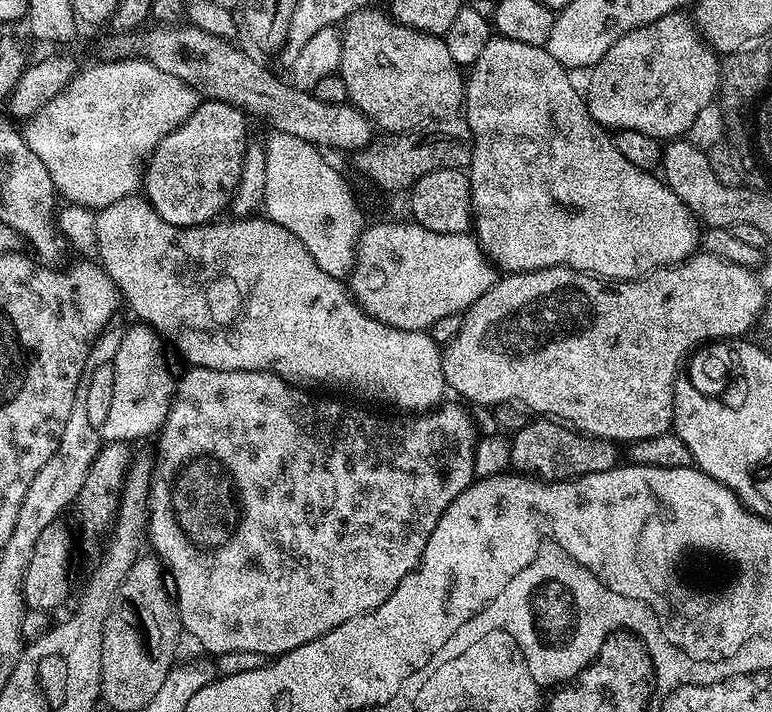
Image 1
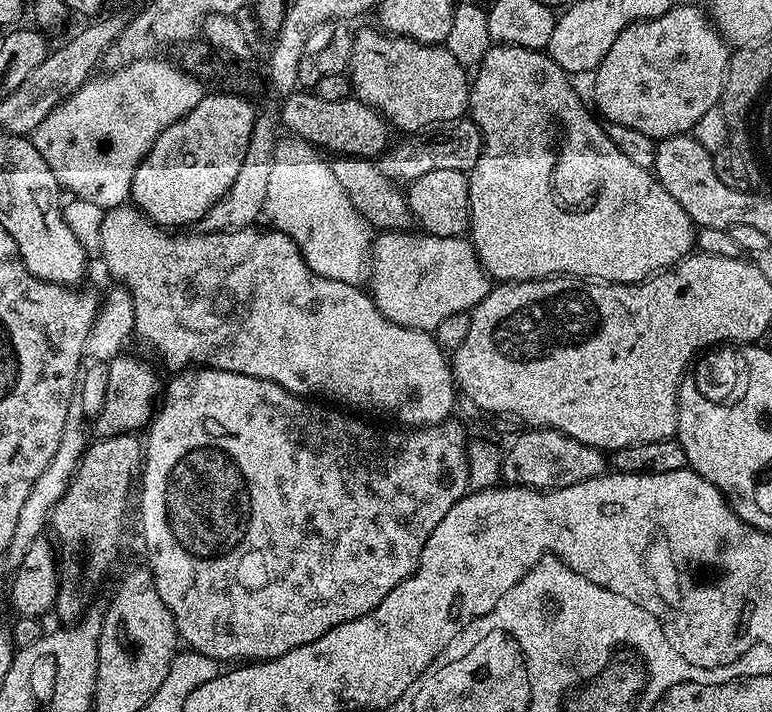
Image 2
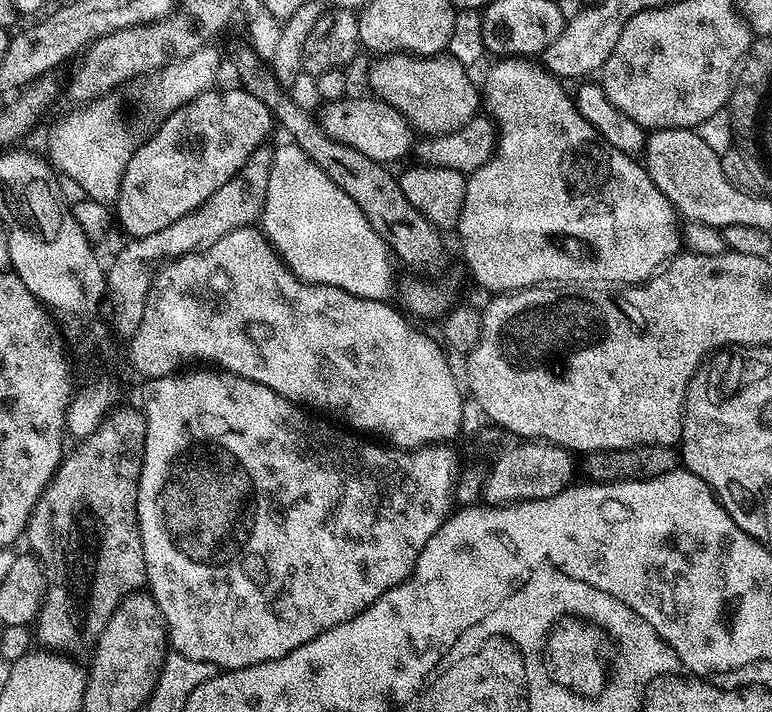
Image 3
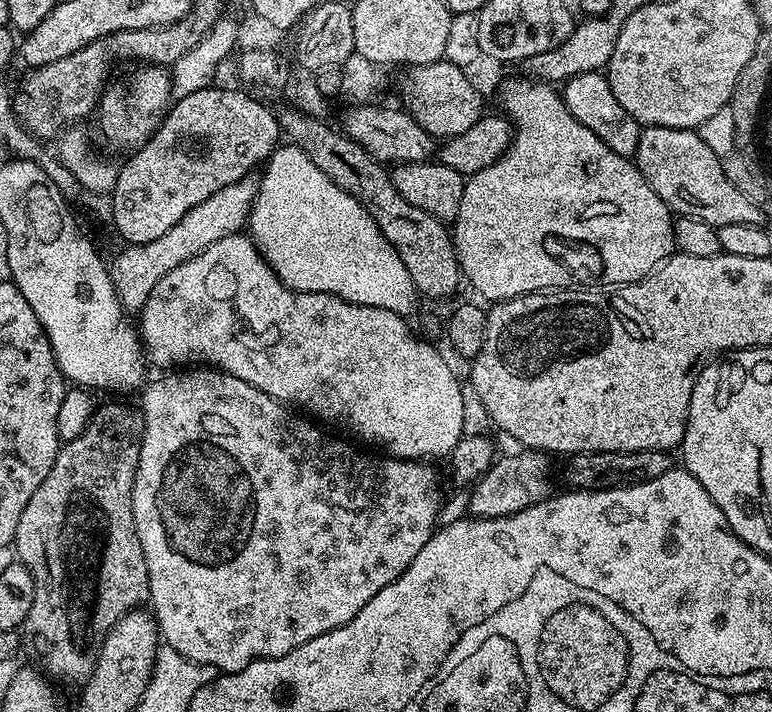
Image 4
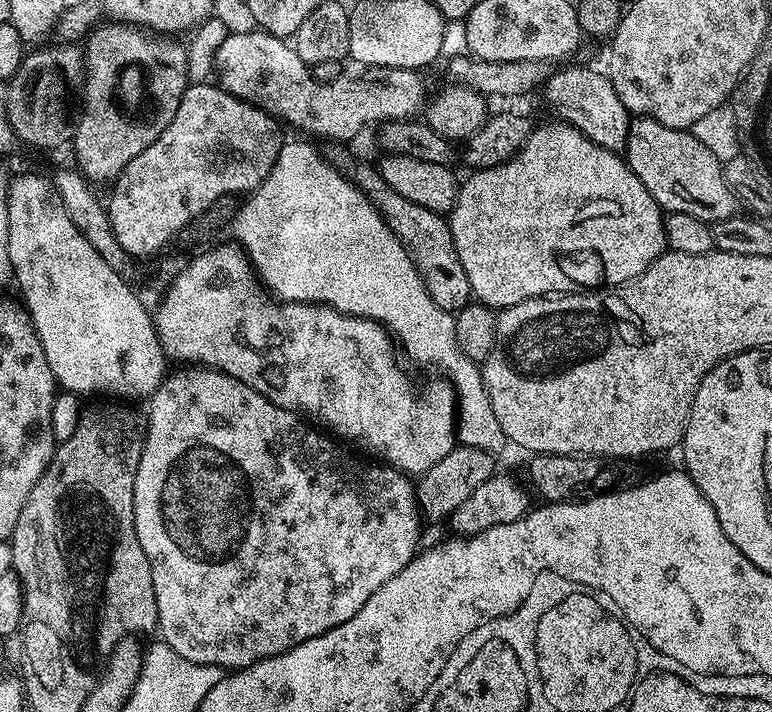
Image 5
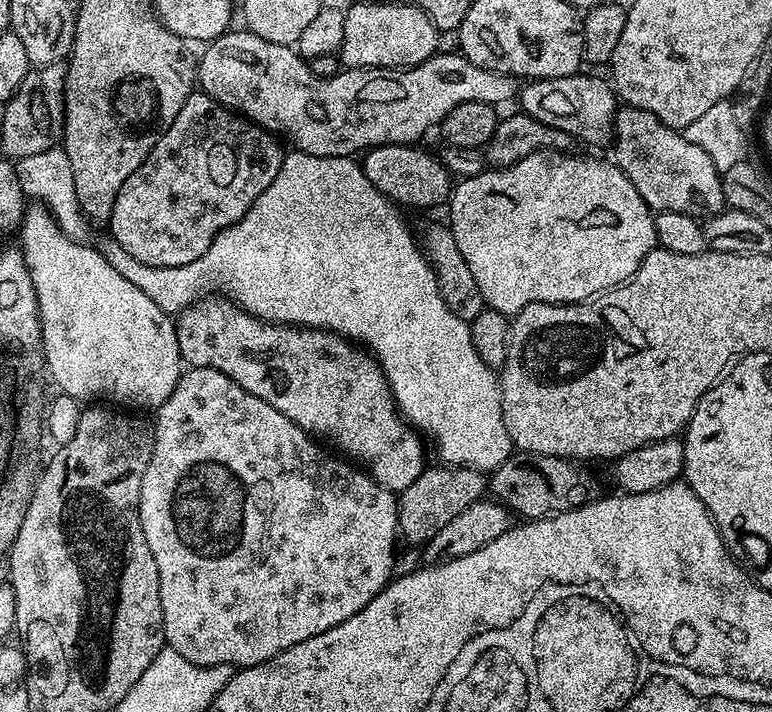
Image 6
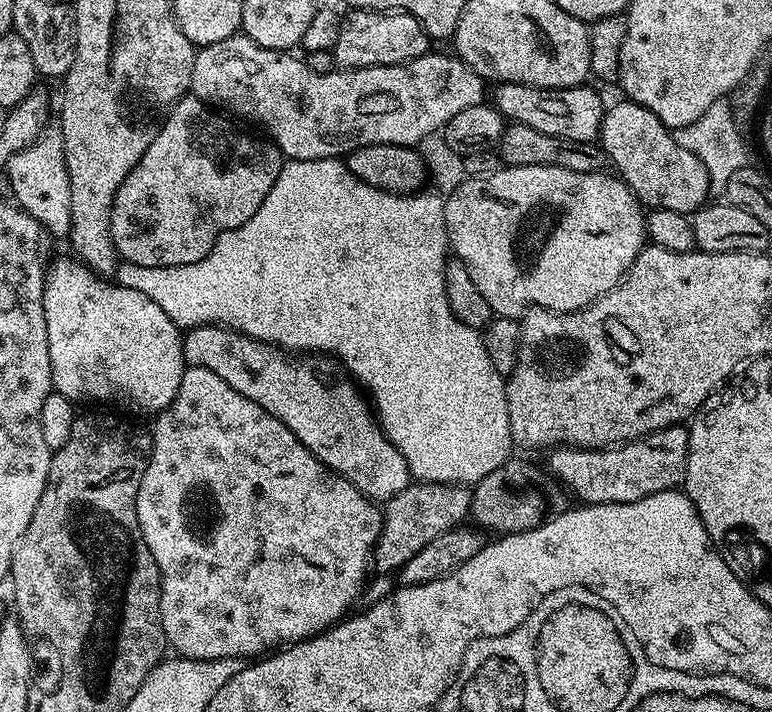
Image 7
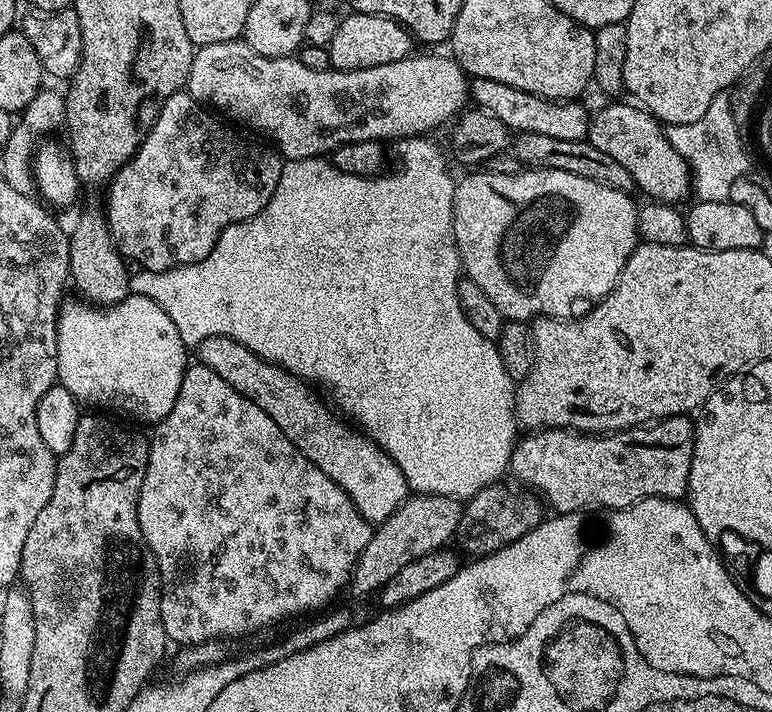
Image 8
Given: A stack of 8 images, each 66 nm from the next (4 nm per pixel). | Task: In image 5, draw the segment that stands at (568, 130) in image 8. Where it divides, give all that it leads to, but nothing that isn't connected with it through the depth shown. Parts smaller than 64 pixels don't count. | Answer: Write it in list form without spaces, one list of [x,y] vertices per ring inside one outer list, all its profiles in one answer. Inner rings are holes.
[[[564,68],[544,84],[544,100],[552,107],[553,117],[574,126],[590,142],[617,154],[623,153],[628,137],[630,114],[622,106],[622,98],[612,85],[612,79],[596,68]]]

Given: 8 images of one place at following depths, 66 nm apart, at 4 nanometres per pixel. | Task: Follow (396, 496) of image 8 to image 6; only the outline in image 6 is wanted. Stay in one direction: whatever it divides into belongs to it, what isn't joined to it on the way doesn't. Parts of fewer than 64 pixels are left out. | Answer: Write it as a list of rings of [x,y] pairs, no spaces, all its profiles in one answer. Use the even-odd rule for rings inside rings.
[[[227,298],[197,299],[192,307],[184,309],[175,317],[174,323],[180,358],[185,365],[218,370],[226,374],[226,378],[238,382],[242,390],[250,390],[254,398],[270,402],[274,410],[286,414],[286,418],[290,418],[290,422],[297,424],[304,432],[316,438],[328,436],[327,443],[333,449],[341,448],[336,450],[363,466],[372,479],[390,491],[402,493],[424,472],[425,441],[411,427],[406,426],[379,364],[353,341],[344,339],[336,332],[325,332],[322,328],[270,324],[267,320],[260,320],[244,309],[237,308]]]

